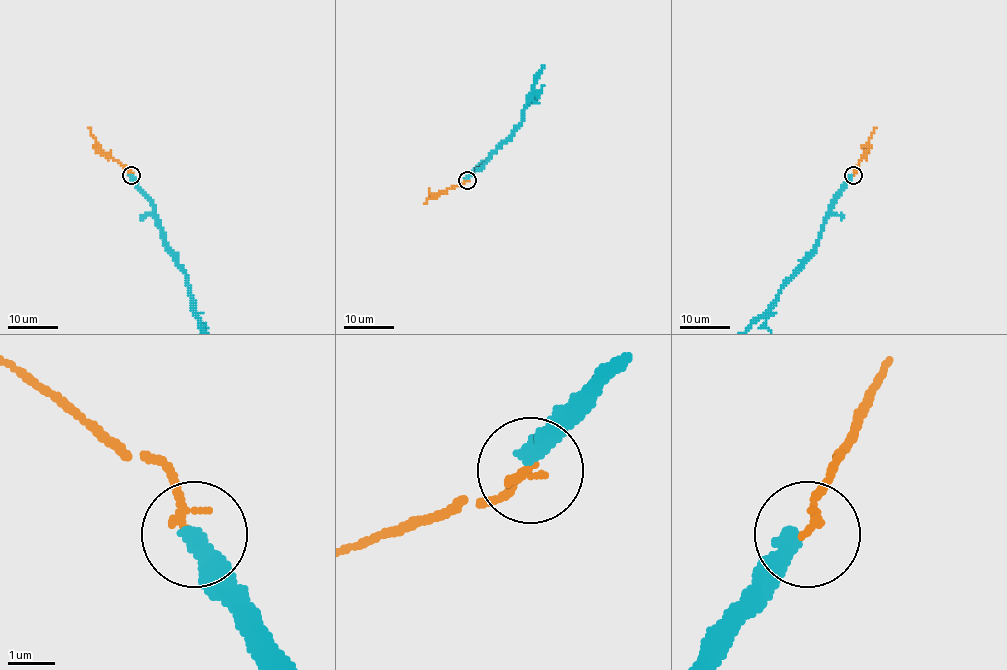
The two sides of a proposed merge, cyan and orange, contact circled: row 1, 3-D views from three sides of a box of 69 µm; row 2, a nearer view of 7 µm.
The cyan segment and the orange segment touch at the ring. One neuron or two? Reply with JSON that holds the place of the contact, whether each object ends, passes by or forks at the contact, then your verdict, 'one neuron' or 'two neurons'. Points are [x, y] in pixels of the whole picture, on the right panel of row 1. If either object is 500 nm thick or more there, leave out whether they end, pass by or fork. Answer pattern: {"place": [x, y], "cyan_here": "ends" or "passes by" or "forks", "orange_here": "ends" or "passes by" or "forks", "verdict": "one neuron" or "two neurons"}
{"place": [853, 175], "cyan_here": "ends", "orange_here": "ends", "verdict": "two neurons"}

